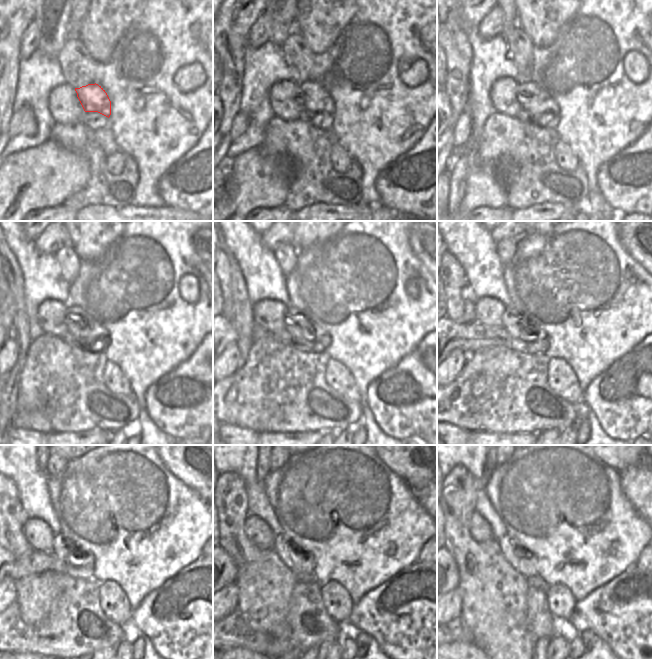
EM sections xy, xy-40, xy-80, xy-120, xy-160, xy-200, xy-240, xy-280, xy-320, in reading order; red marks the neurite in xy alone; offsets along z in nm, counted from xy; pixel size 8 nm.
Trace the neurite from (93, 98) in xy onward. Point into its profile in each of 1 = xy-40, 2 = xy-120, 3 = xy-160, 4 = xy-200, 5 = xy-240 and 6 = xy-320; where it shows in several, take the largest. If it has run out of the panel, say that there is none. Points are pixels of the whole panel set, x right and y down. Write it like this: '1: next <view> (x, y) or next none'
1: next xy-40 (315, 98)
2: next xy-120 (85, 327)
3: next xy-160 (306, 328)
4: next xy-200 (518, 325)
5: next xy-240 (63, 548)
6: next xy-320 (523, 561)

